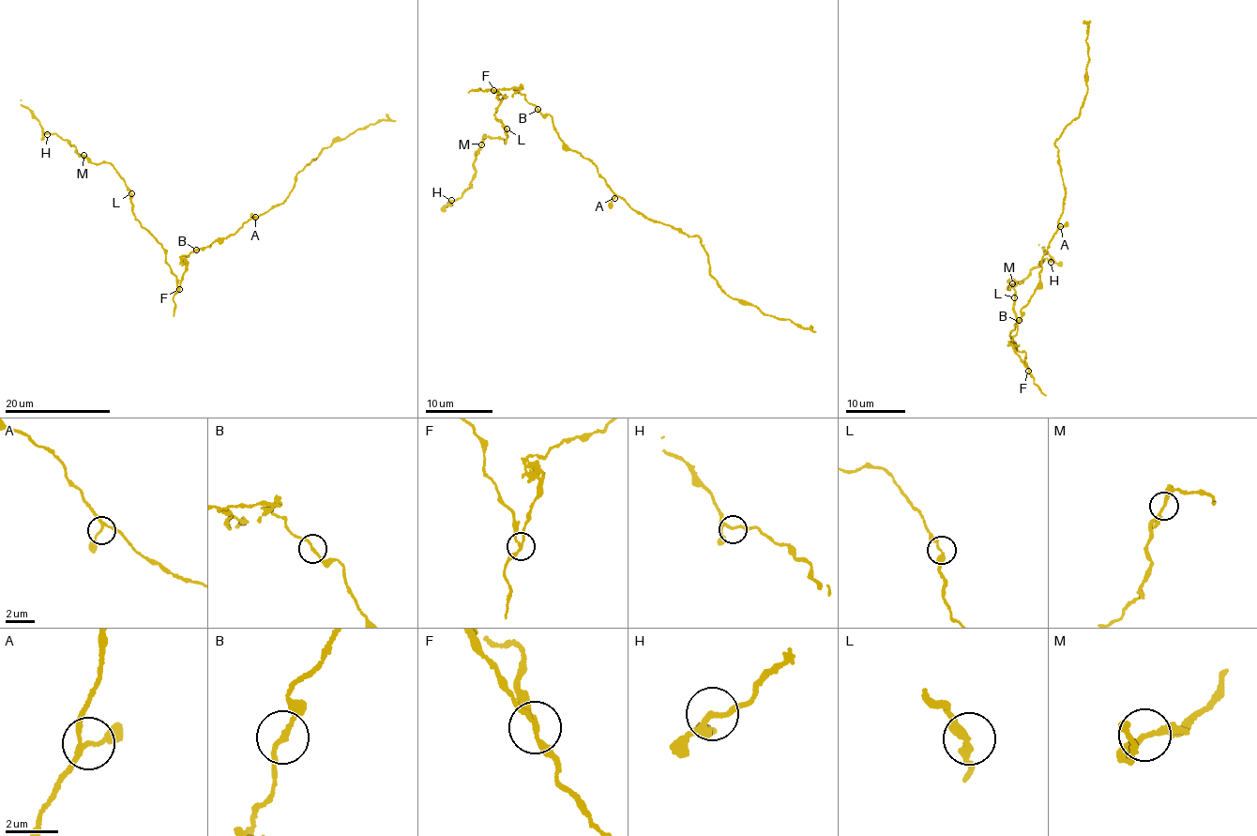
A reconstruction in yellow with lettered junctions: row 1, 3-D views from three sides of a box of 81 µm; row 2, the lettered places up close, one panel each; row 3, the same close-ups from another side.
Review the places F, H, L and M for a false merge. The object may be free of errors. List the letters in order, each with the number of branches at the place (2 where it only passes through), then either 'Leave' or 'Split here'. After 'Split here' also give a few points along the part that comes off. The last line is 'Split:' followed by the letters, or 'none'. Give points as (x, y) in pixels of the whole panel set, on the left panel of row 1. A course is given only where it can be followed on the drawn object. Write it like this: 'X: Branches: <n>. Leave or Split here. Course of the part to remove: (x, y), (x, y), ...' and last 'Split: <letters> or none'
F: Branches: 3. Split here. Course of the part to remove: (179, 289), (186, 265), (181, 256), (208, 247), (282, 202), (295, 176), (322, 150), (371, 124), (395, 121)
H: Branches: 3. Leave
L: Branches: 2. Leave
M: Branches: 3. Leave
Split: F

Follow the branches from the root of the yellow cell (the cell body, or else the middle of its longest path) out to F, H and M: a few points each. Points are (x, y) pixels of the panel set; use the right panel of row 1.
F: (1013, 346), (1015, 354), (1028, 370)
H: (1013, 346), (1024, 366), (1009, 335), (1017, 318), (1009, 279), (1010, 289), (1051, 262)
M: (1013, 346), (1024, 366), (1025, 353), (1009, 335), (1017, 322), (1016, 282), (1009, 279), (1008, 288), (1012, 283)

